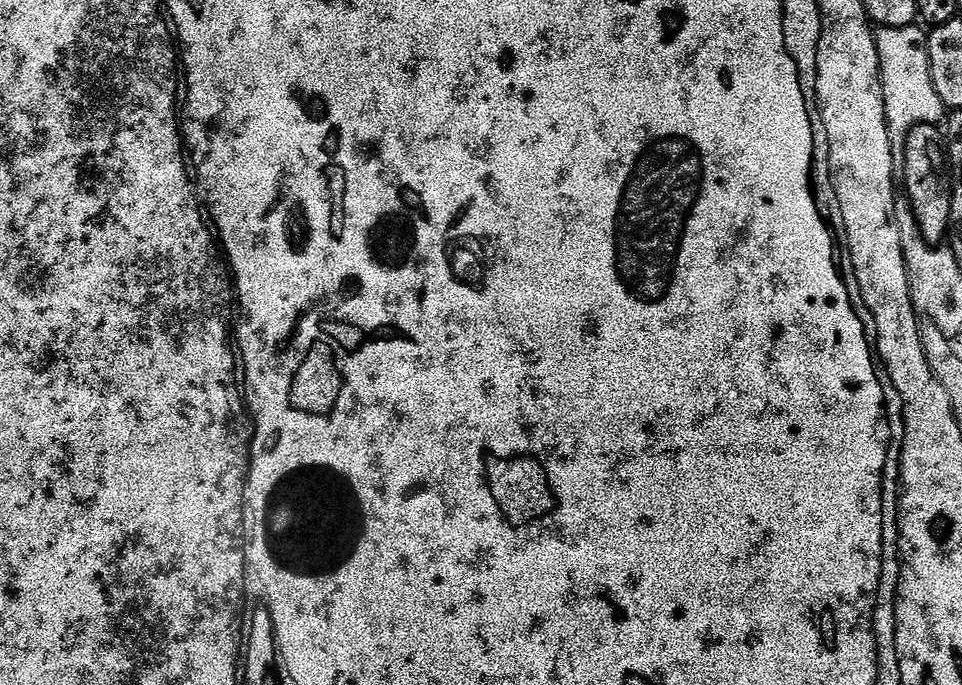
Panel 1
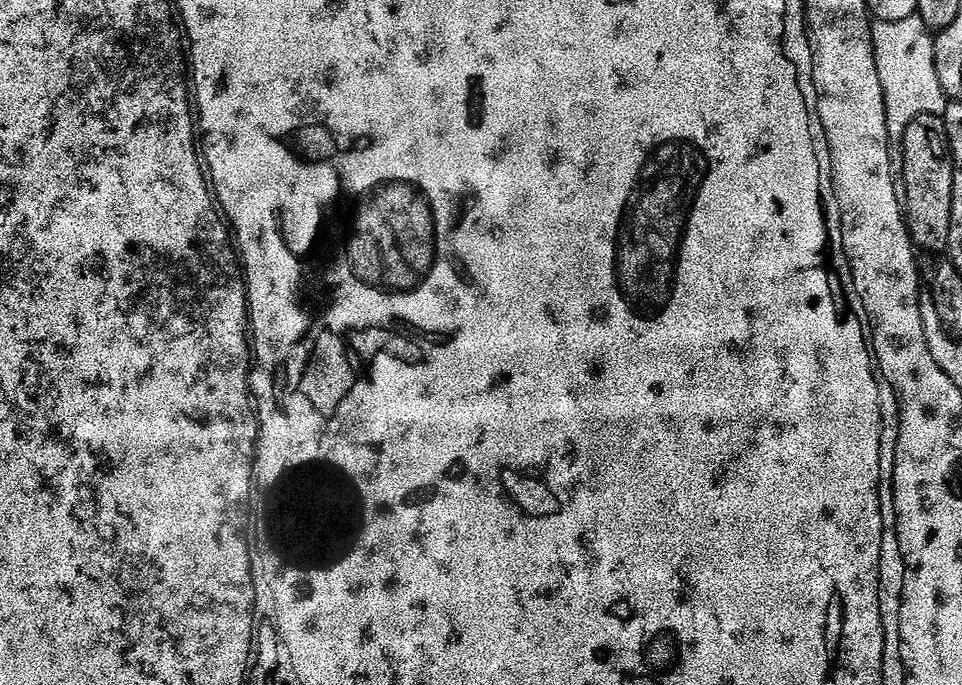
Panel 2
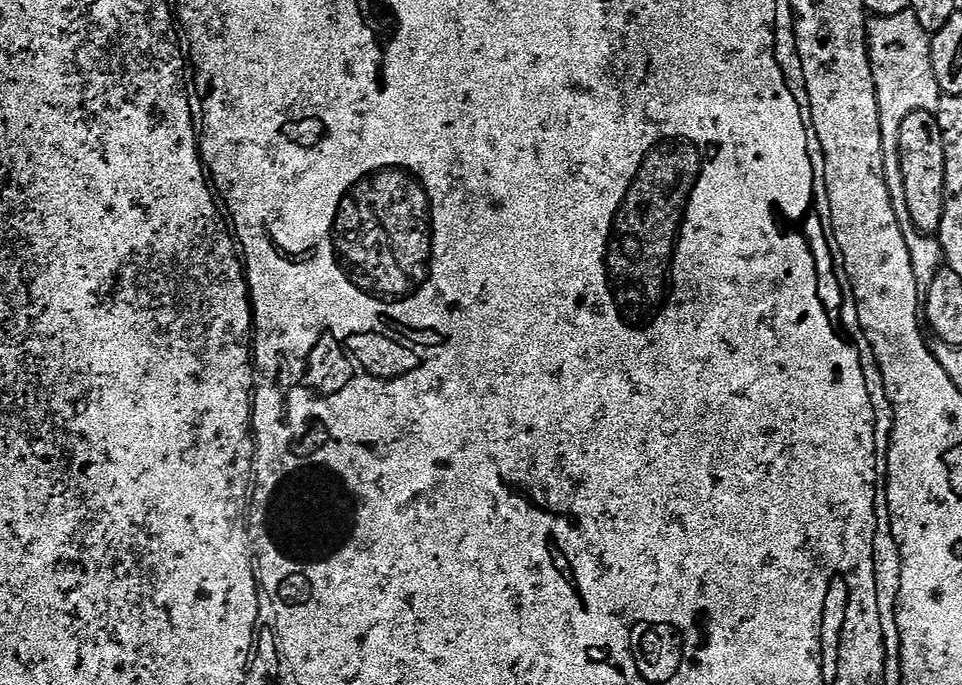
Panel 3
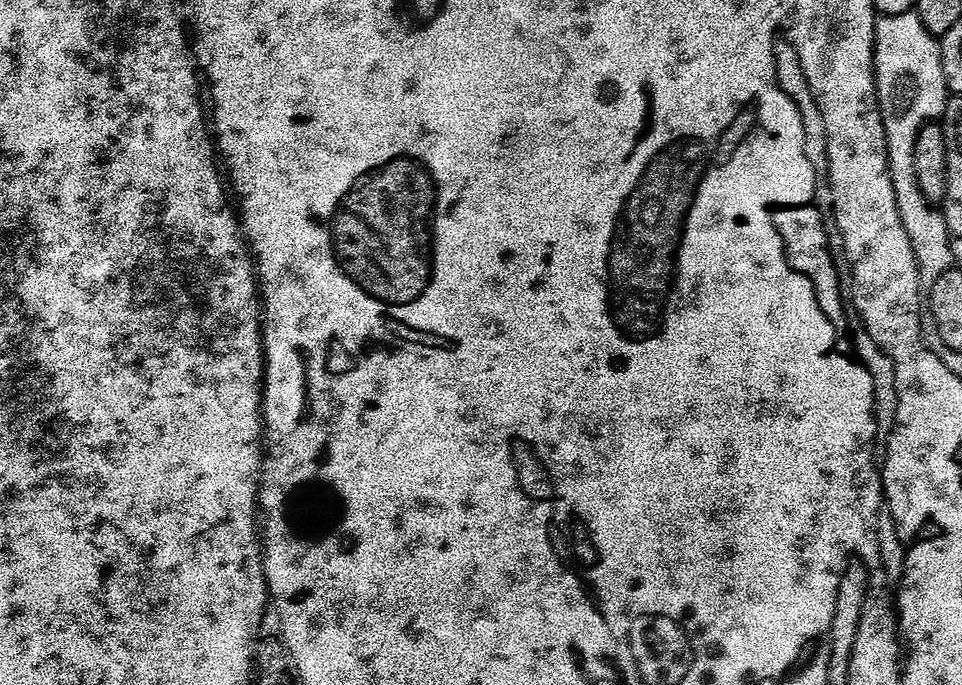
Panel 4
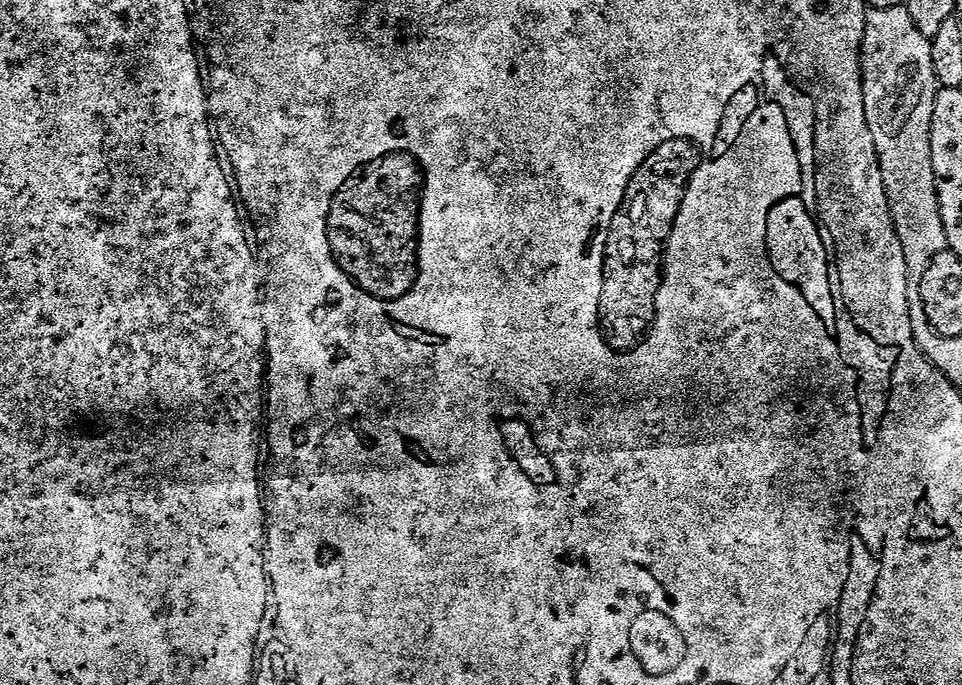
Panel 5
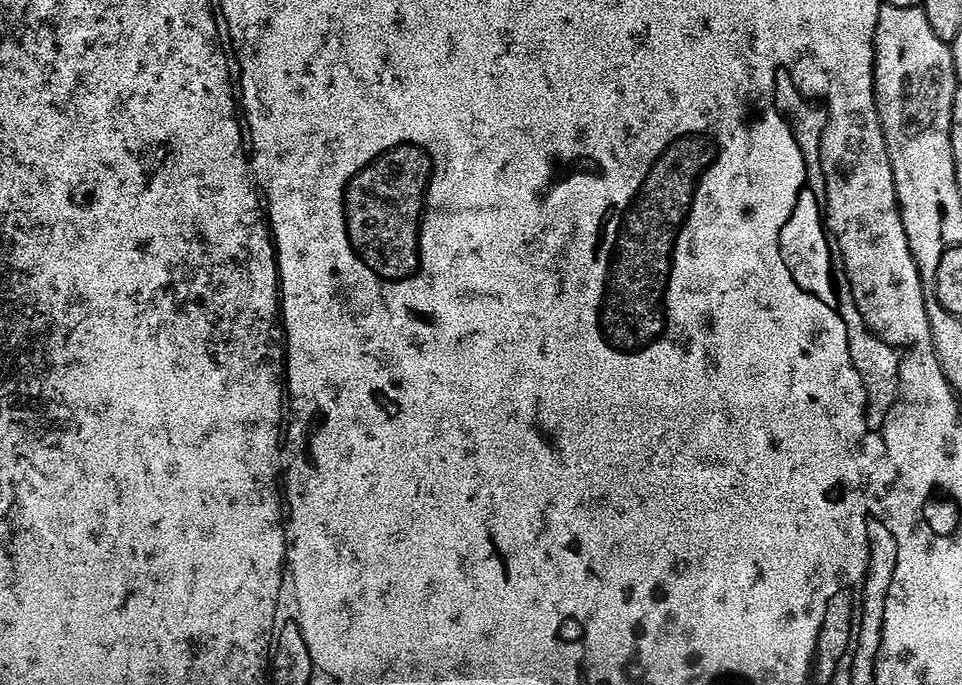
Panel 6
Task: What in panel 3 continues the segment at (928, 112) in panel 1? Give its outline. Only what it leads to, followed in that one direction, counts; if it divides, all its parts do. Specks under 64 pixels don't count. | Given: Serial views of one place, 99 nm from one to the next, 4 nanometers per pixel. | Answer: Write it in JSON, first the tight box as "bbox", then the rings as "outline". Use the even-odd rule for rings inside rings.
{"bbox":[868,10,945,294],"outline":[[[909,10],[890,14],[889,16],[872,16],[868,21],[868,57],[872,60],[872,73],[876,83],[876,97],[880,107],[880,133],[882,134],[882,150],[884,151],[884,177],[890,190],[890,198],[894,206],[894,214],[898,218],[898,226],[906,238],[906,246],[910,250],[910,262],[914,266],[914,278],[921,294],[927,293],[930,282],[940,269],[945,267],[944,251],[939,239],[935,235],[928,235],[916,228],[914,219],[910,216],[910,209],[906,202],[906,187],[903,182],[902,162],[900,161],[900,127],[903,124],[904,116],[914,111],[928,111],[935,113],[940,107],[941,91],[934,74],[932,65],[932,41],[929,33],[918,22],[916,13]]]}

